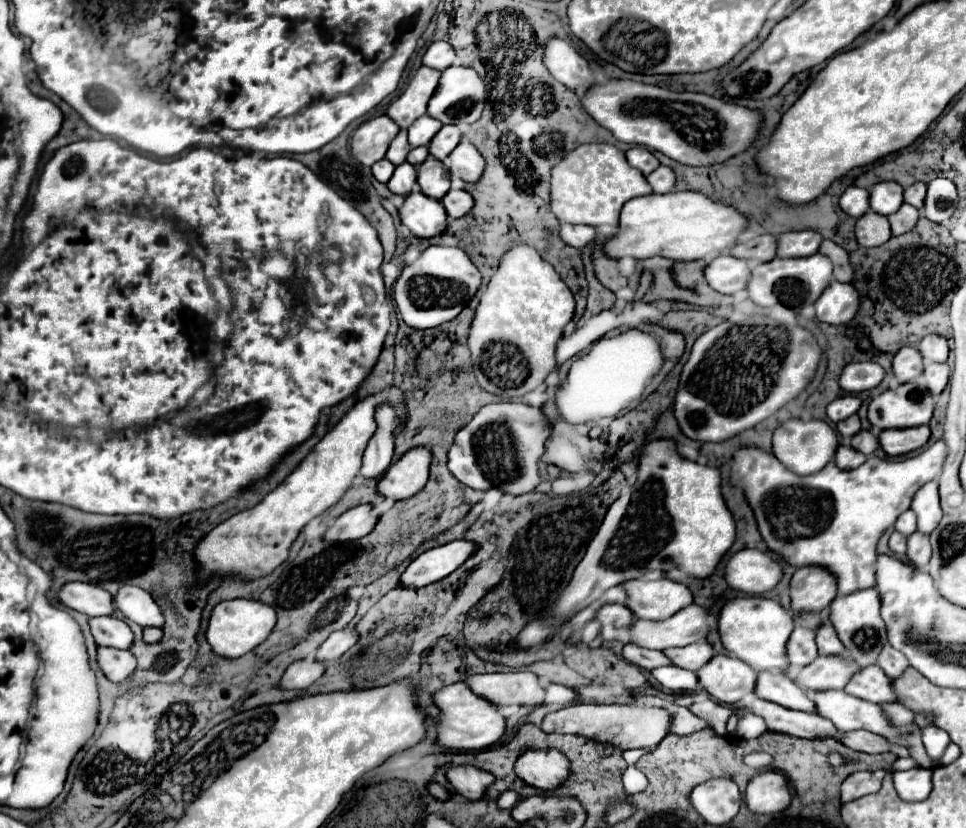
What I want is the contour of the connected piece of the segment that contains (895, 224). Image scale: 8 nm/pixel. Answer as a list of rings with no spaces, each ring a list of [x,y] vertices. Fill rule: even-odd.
[[[904,203],[896,213],[888,215],[888,221],[890,221],[890,227],[892,227],[892,235],[902,235],[902,233],[910,231],[916,225],[918,217],[920,217],[920,211],[914,209],[912,205]]]

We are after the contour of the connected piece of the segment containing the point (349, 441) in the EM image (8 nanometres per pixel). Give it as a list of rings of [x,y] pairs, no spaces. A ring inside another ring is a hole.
[[[390,385],[378,393],[372,393],[358,401],[340,421],[328,431],[318,445],[304,457],[304,461],[274,489],[270,491],[256,507],[242,511],[228,521],[216,525],[196,547],[196,559],[200,563],[202,581],[210,573],[242,573],[248,579],[256,579],[274,571],[286,557],[292,541],[298,537],[300,529],[338,503],[338,499],[346,493],[352,479],[358,475],[362,467],[364,449],[374,437],[374,409],[382,403],[390,401],[390,405],[398,405],[398,413],[402,413],[402,427],[406,427],[408,407],[404,393]]]

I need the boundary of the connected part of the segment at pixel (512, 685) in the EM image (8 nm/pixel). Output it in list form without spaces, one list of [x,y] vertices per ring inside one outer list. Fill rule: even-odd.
[[[530,671],[474,675],[468,677],[466,683],[474,693],[484,695],[498,705],[542,705],[546,695],[544,687],[538,683],[538,675]]]

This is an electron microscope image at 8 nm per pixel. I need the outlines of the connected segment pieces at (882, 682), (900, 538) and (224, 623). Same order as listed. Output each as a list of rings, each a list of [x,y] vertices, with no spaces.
[[[878,665],[874,667],[866,667],[858,673],[854,673],[854,677],[848,681],[848,685],[844,687],[844,691],[848,695],[878,703],[878,705],[886,705],[890,701],[894,703],[902,703],[898,701],[898,695],[894,693],[894,685],[890,685],[890,677],[886,677],[886,673],[882,673],[882,669],[878,669]]]
[[[894,531],[894,533],[890,535],[888,547],[890,547],[890,551],[892,551],[892,553],[896,553],[898,557],[904,557],[904,555],[906,555],[906,537]]]
[[[234,599],[216,605],[210,617],[210,625],[206,631],[206,639],[212,645],[214,653],[220,657],[242,657],[258,647],[272,633],[276,625],[276,613],[270,605],[254,599]]]

